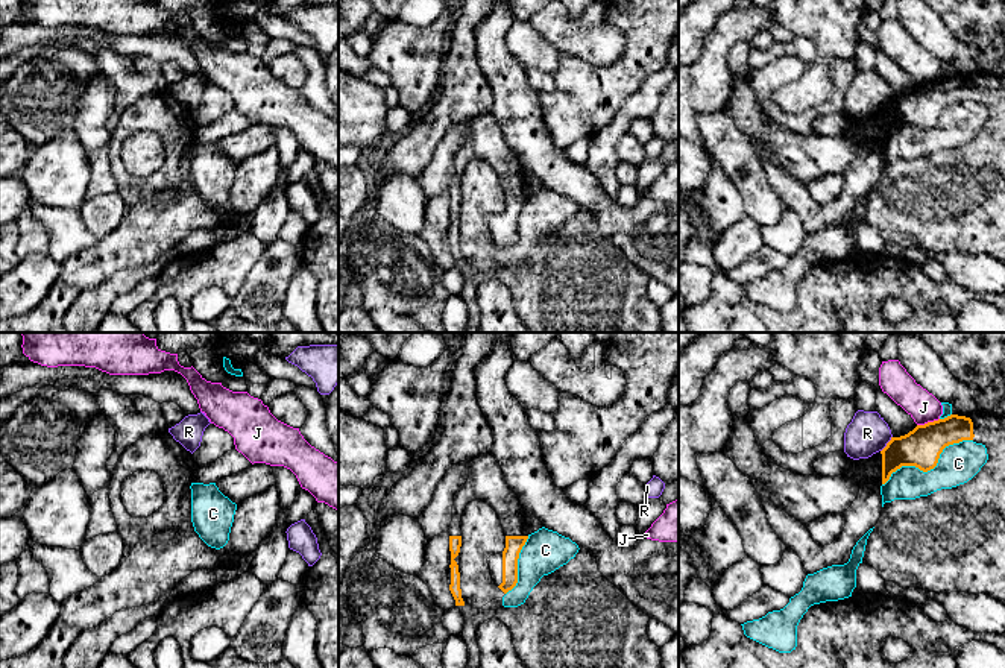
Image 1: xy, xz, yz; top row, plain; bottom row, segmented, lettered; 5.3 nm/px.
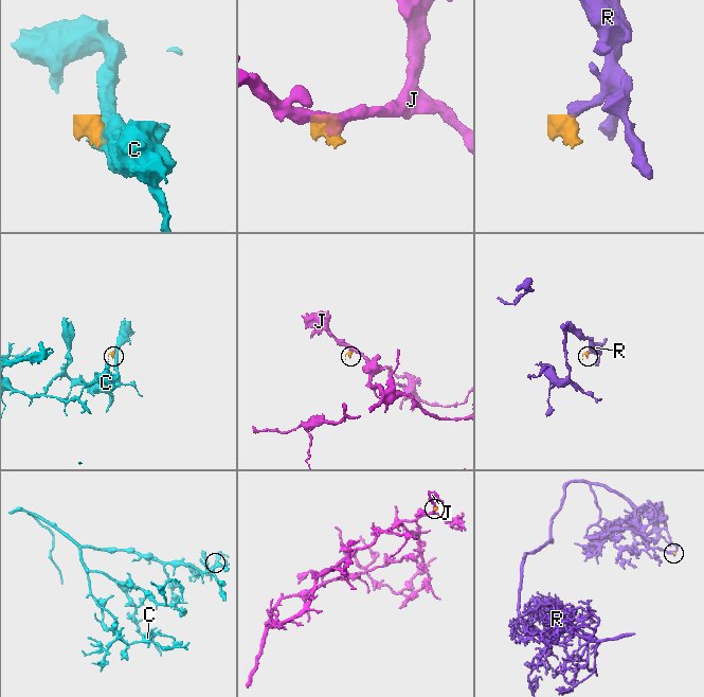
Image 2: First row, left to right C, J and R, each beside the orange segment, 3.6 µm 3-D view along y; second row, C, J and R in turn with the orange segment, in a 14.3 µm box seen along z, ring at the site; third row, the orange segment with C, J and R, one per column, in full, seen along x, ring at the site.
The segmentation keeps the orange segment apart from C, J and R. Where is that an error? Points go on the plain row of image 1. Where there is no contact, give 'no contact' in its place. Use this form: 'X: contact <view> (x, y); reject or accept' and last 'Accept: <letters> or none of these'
C: contact yz (929, 129); reject
J: contact yz (928, 82); reject
R: contact yz (887, 103); reject
Accept: none of these

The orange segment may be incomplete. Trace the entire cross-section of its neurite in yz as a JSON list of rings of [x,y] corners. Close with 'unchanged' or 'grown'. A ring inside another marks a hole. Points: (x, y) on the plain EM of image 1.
[[[972,71],[917,85],[868,118],[847,118],[844,135],[859,146],[881,149],[902,126],[923,132],[934,129],[949,105],[973,100],[987,108],[988,120],[967,143],[941,149],[915,159],[885,162],[881,178],[870,193],[862,222],[873,226],[885,241],[903,249],[926,252],[985,254],[1005,264],[1005,77]]]; grown

